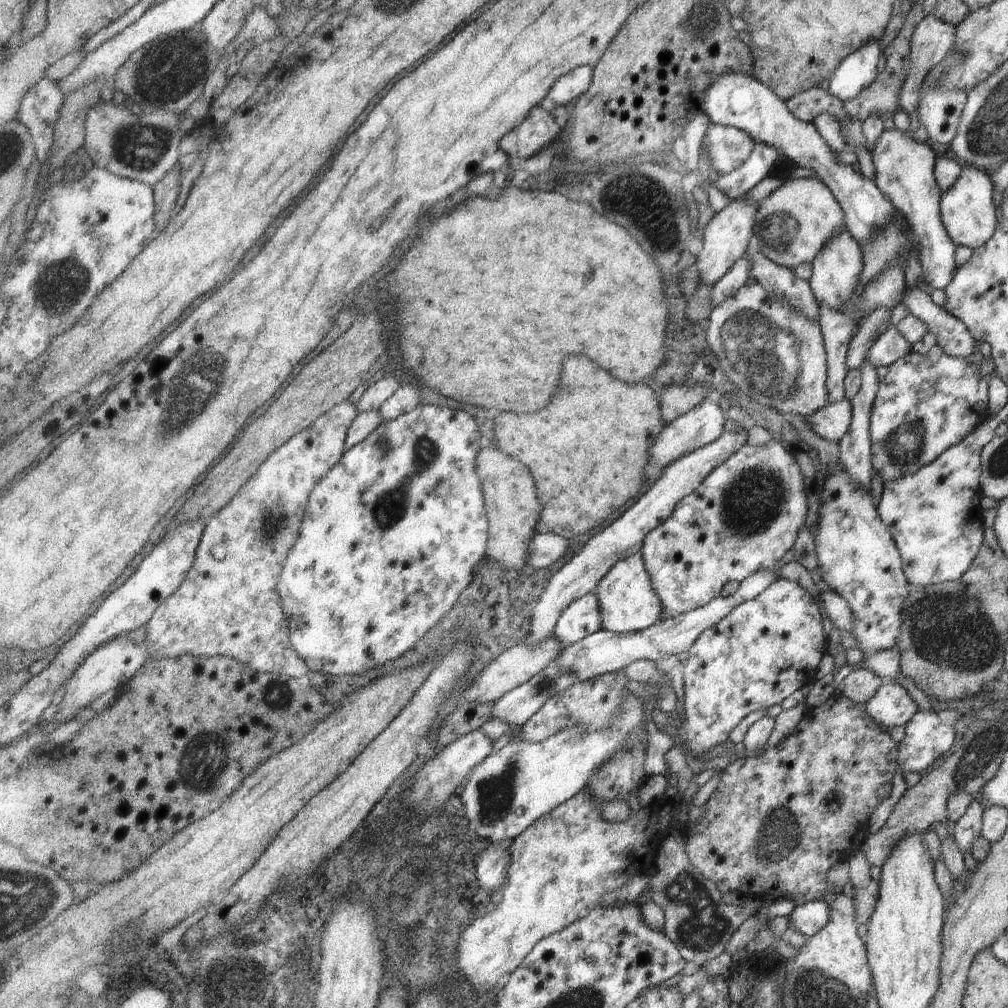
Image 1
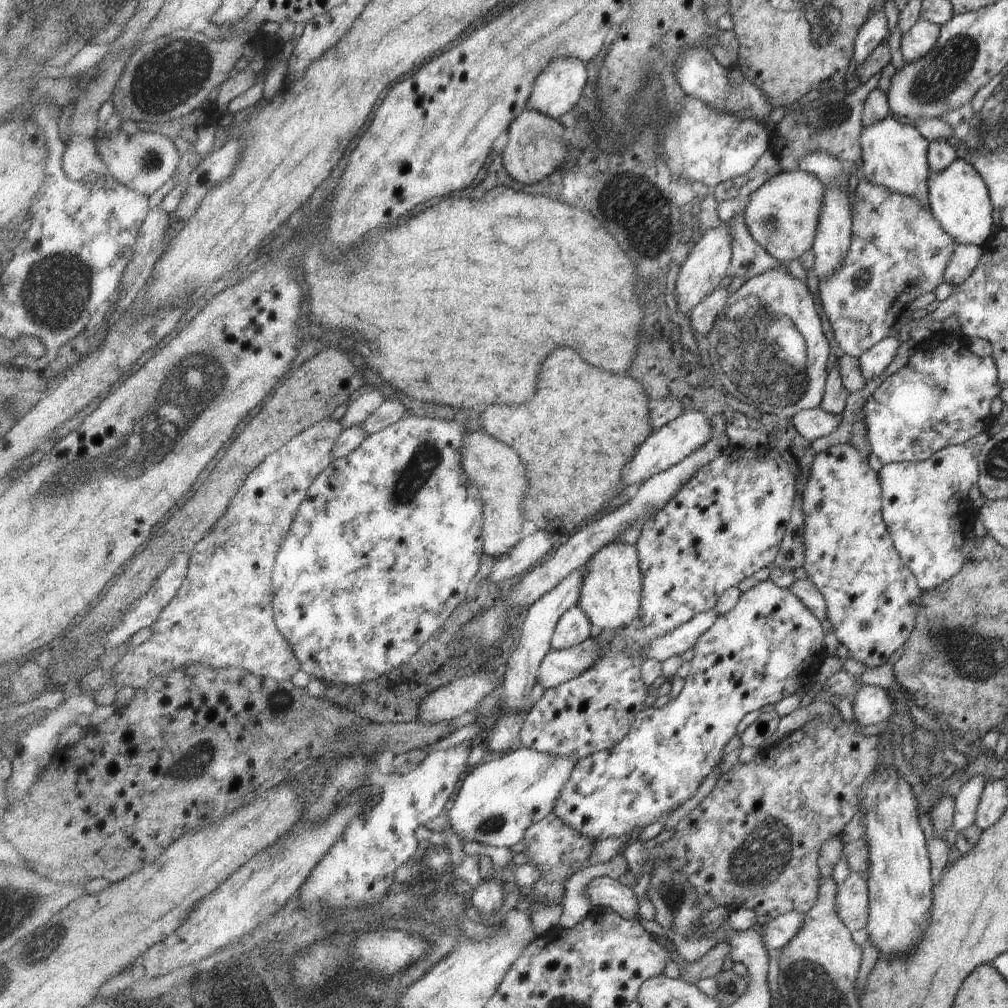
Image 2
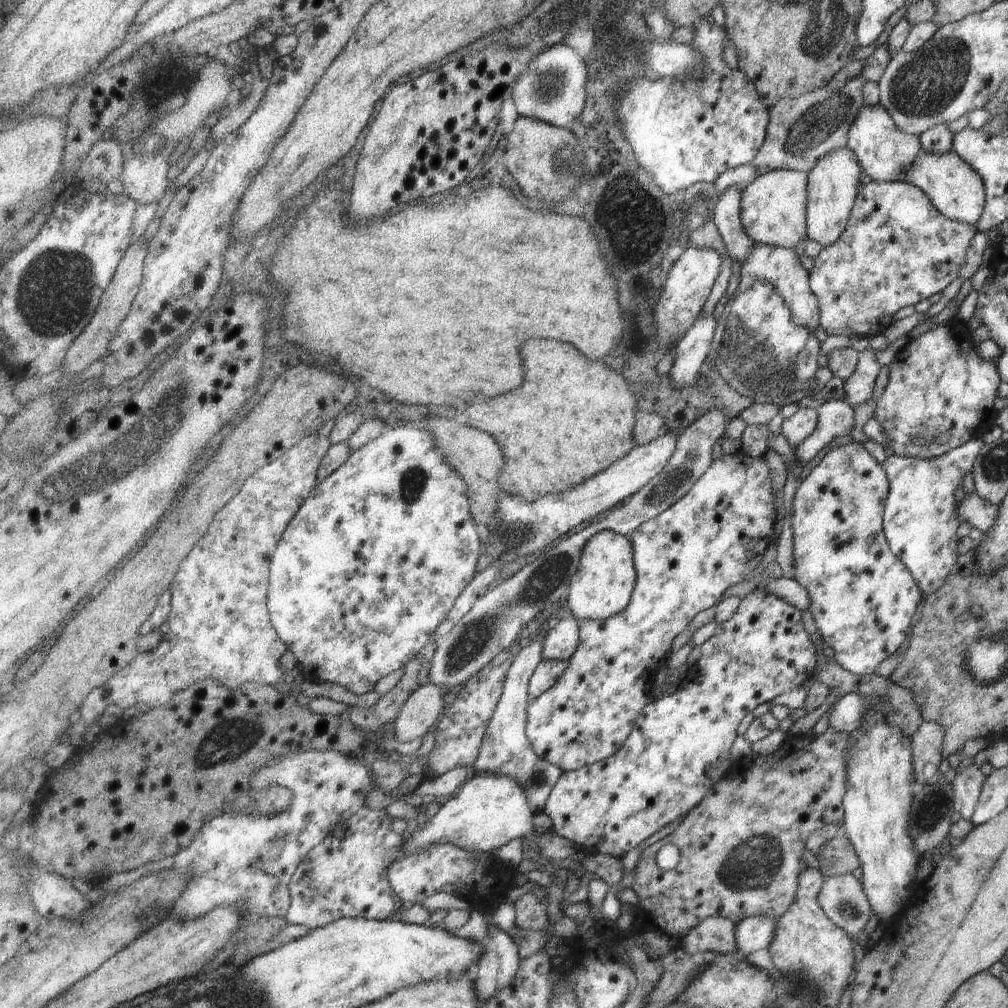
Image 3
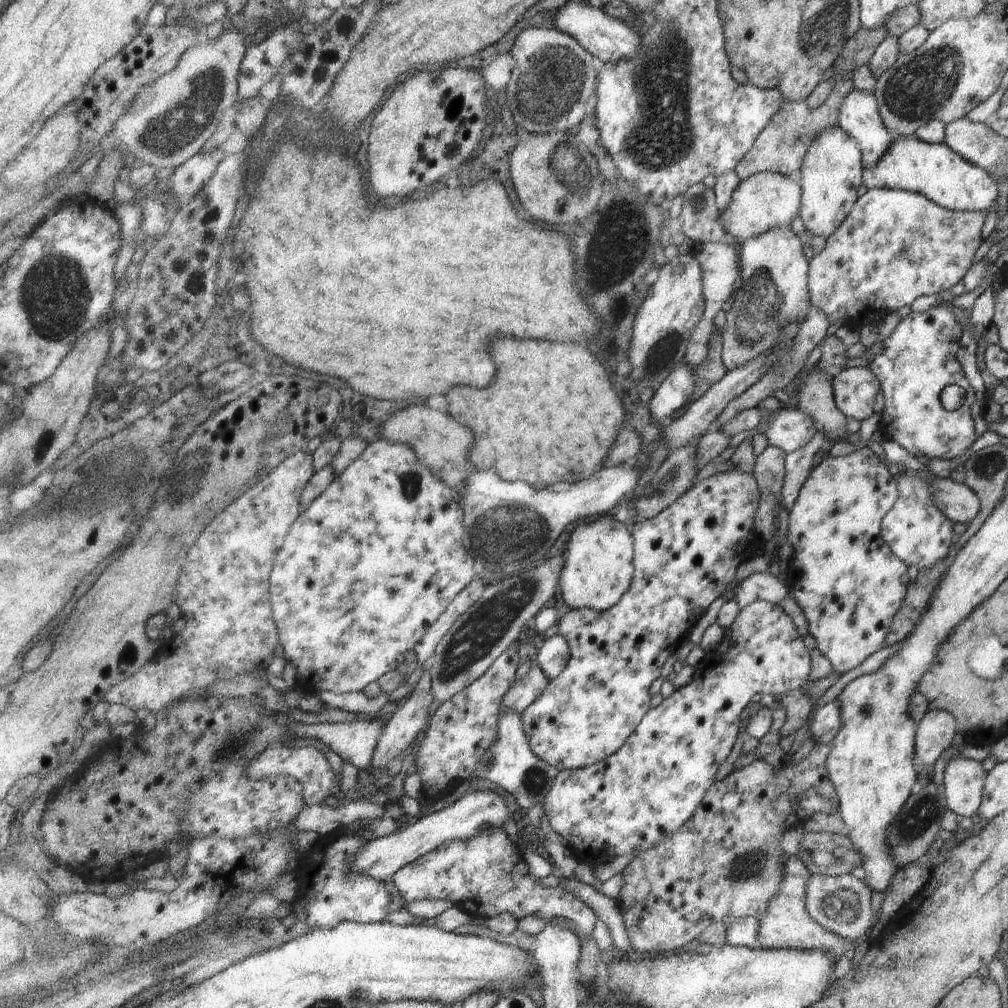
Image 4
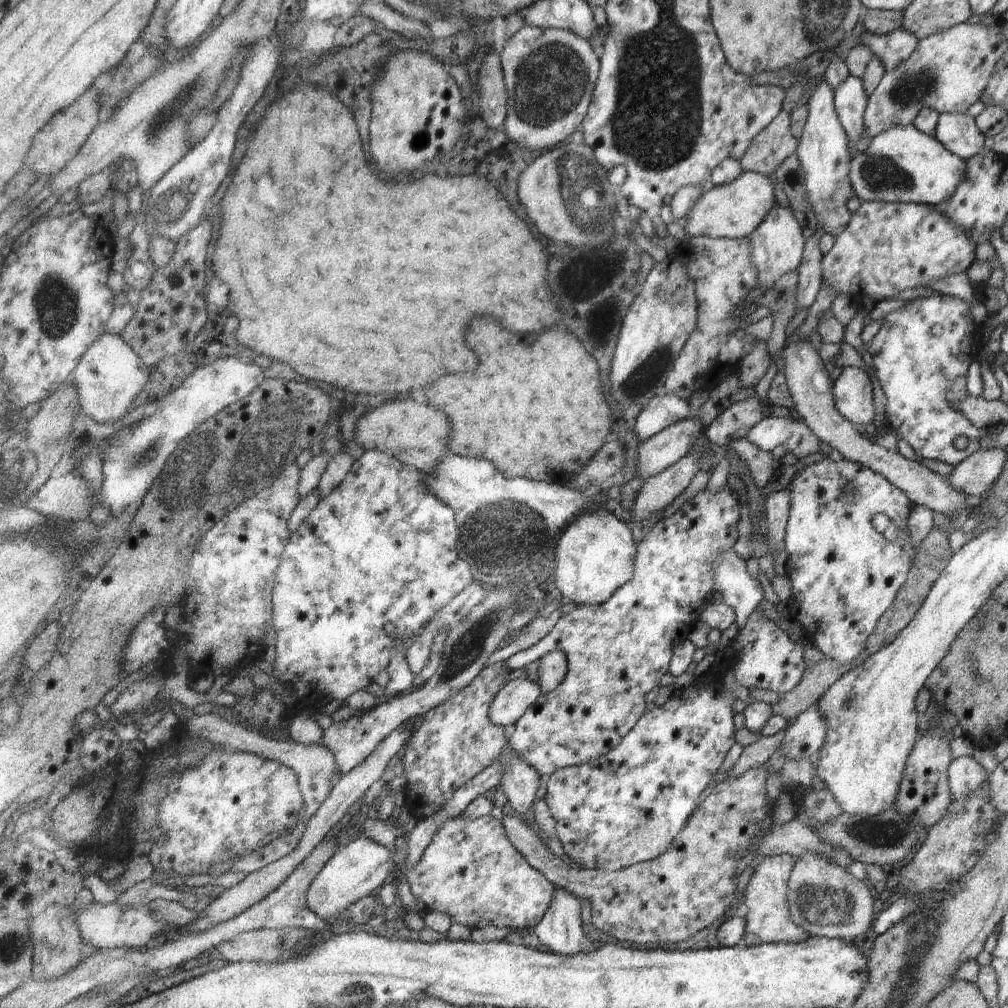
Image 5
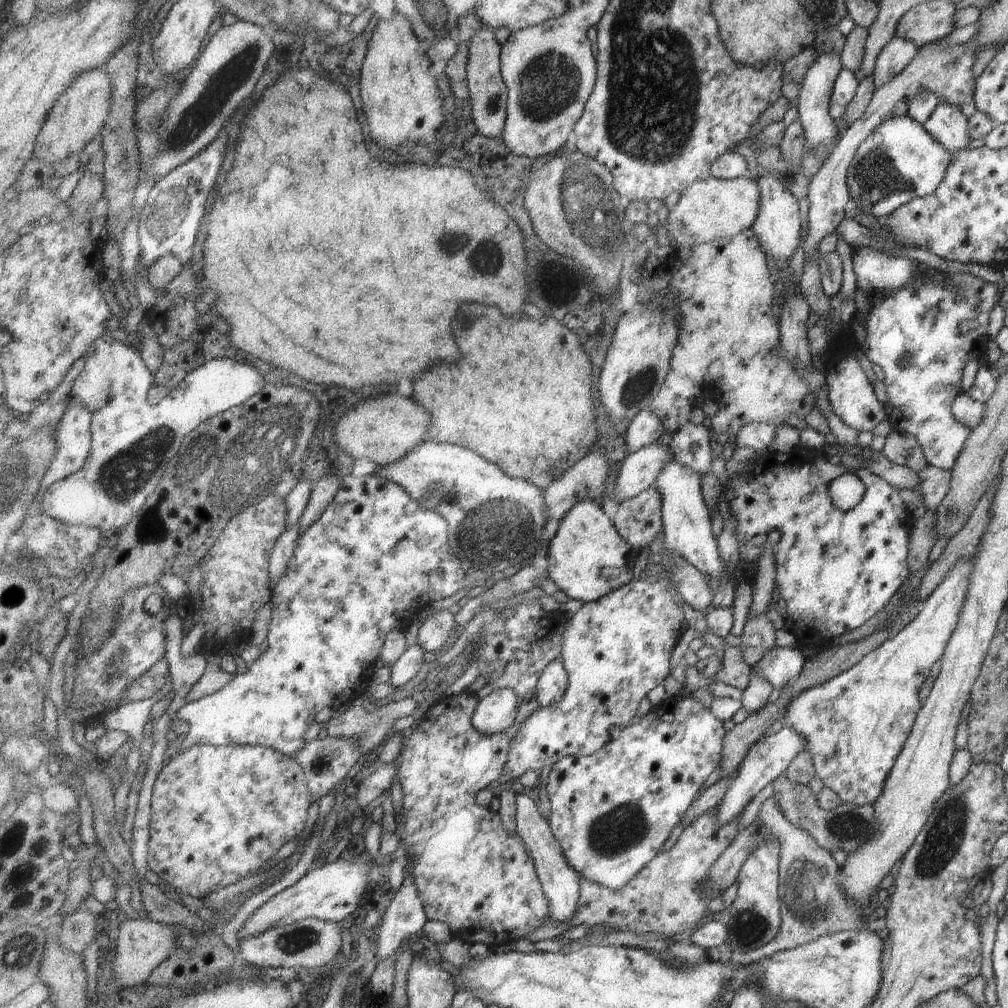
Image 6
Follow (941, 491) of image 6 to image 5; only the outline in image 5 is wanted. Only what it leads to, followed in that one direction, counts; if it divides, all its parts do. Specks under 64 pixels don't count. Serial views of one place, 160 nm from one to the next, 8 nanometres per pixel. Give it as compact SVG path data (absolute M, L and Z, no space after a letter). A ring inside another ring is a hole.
M979 448L956 464L944 480L960 493L980 496L1000 473L1006 452L1002 448Z

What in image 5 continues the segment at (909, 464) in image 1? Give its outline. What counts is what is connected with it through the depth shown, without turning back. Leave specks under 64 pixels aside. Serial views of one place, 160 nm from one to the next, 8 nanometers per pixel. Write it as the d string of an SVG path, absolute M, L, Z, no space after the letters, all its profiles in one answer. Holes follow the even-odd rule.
M932 293L907 301L885 314L879 323L880 328L865 350L871 356L872 368L885 394L886 427L897 439L903 438L917 457L954 467L980 448L982 432L951 408L951 404L967 396L965 372L973 360L973 352L980 350L975 335L982 320L970 314L968 302ZM957 436L967 438L965 449L953 447Z

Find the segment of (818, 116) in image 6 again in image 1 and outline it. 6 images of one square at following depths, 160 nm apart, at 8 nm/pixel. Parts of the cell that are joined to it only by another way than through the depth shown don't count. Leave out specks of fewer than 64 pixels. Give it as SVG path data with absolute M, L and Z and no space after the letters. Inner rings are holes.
M841 230L841 232L833 234L821 246L821 252L817 252L817 256L813 258L810 265L812 266L812 276L808 281L808 286L814 300L821 302L823 306L827 306L829 310L839 313L841 304L845 304L851 298L863 268L863 260L861 260L858 244L846 230Z

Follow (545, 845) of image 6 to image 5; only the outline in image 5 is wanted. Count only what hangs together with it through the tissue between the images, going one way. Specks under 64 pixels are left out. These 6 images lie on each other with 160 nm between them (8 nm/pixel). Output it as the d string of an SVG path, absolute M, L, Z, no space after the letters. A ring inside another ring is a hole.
M508 750L500 762L506 764L501 788L509 798L512 808L529 819L537 800L542 774ZM557 887L544 919L533 929L533 932L539 938L541 948L544 950L564 955L574 955L578 952L583 952L581 950L581 947L583 947L581 940L583 940L583 936L589 933L589 930L581 922L581 899L568 889Z

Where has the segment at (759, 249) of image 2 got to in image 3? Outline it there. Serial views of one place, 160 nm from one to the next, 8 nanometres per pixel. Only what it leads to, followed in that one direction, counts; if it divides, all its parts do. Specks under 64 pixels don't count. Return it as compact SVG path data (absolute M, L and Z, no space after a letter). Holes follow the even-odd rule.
M737 186L727 188L720 196L717 207L714 209L714 218L721 237L727 246L729 257L734 262L745 266L745 260L753 252L756 243L745 231L741 218L742 192Z

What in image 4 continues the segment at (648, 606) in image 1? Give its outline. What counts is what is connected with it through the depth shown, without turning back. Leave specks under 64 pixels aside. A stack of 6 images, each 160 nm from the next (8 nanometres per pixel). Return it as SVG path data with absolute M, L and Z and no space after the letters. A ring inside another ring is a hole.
M604 516L589 523L577 526L570 534L564 552L564 567L560 576L560 593L563 596L563 609L595 609L605 612L615 606L632 586L636 574L636 547L632 532L627 525L618 522L611 516Z

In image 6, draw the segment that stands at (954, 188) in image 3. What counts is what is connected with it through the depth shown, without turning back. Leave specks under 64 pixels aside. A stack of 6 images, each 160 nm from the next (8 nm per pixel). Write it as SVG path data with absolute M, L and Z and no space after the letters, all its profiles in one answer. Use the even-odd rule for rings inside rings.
M909 115L885 117L855 147L847 167L846 187L861 214L883 216L912 198L931 194L941 182L950 159L945 150Z

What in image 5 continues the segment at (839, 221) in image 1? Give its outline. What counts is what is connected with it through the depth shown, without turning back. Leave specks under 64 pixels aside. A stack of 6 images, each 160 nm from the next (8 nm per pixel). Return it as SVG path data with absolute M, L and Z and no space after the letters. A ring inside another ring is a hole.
M744 171L733 182L724 185L710 185L690 208L688 214L681 221L685 234L689 236L703 236L724 239L738 239L750 237L752 232L763 222L772 211L775 198L775 186L767 175Z

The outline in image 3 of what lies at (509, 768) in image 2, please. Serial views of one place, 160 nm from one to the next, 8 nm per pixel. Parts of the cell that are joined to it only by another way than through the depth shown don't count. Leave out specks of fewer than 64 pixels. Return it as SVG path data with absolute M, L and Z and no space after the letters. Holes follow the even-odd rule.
M471 773L456 797L450 798L435 815L403 838L404 841L392 860L395 862L430 849L432 845L445 843L459 845L469 852L498 849L513 838L533 833L535 815L527 793L518 781L495 773Z

